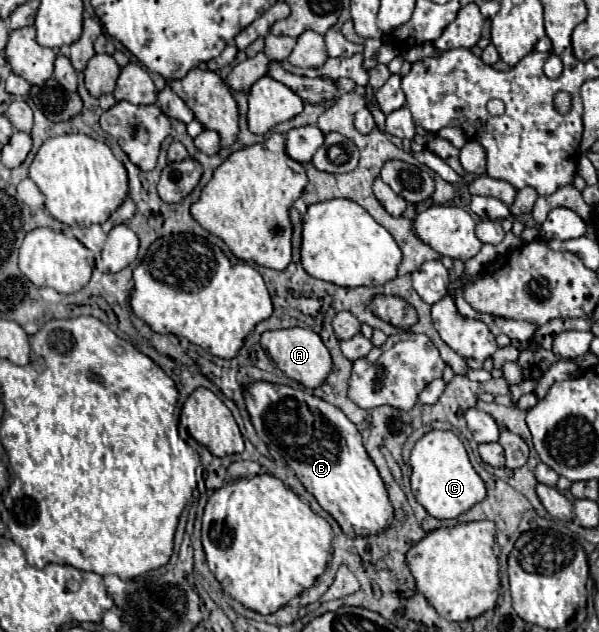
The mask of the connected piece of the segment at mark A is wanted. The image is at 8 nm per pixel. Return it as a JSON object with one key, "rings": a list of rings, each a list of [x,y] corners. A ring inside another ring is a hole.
{"rings":[[[285,328],[285,330],[271,330],[261,334],[261,346],[267,350],[271,360],[277,364],[277,368],[291,380],[307,386],[317,388],[325,382],[325,378],[331,372],[331,354],[321,342],[321,338],[313,330],[305,328]]]}

